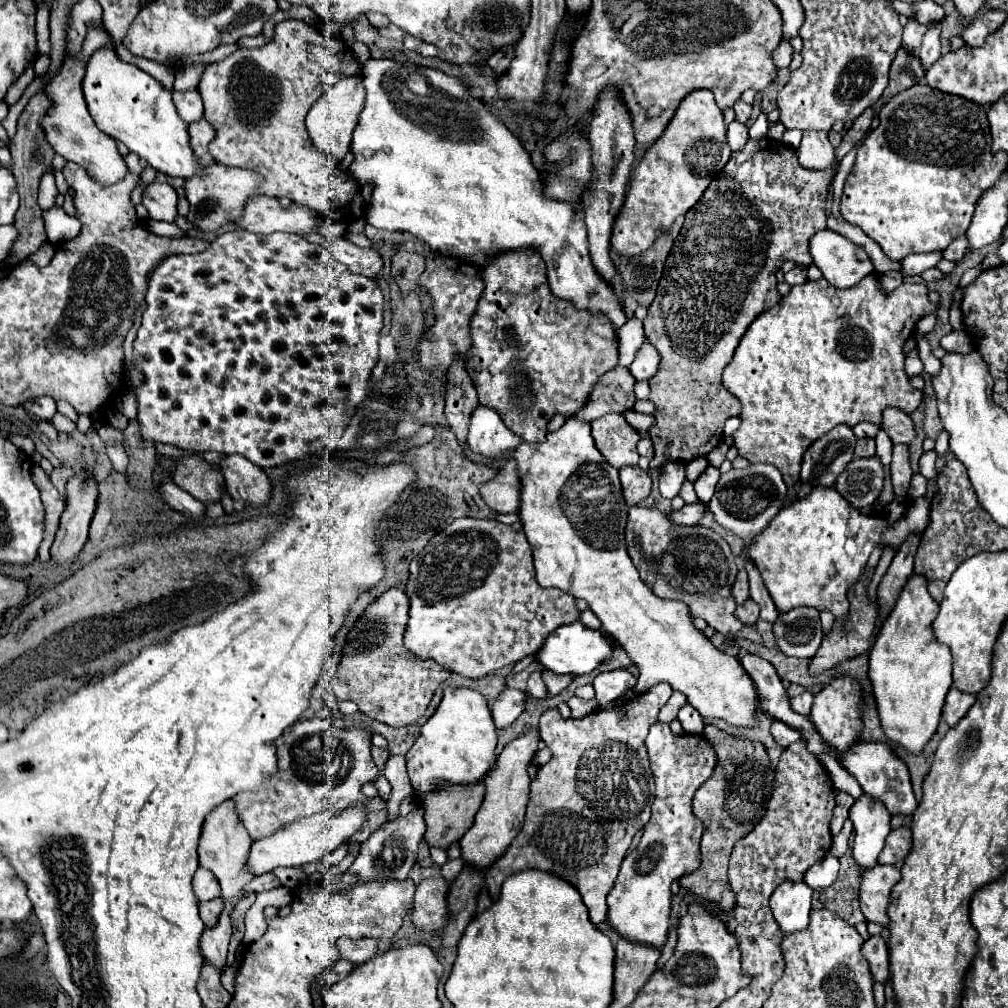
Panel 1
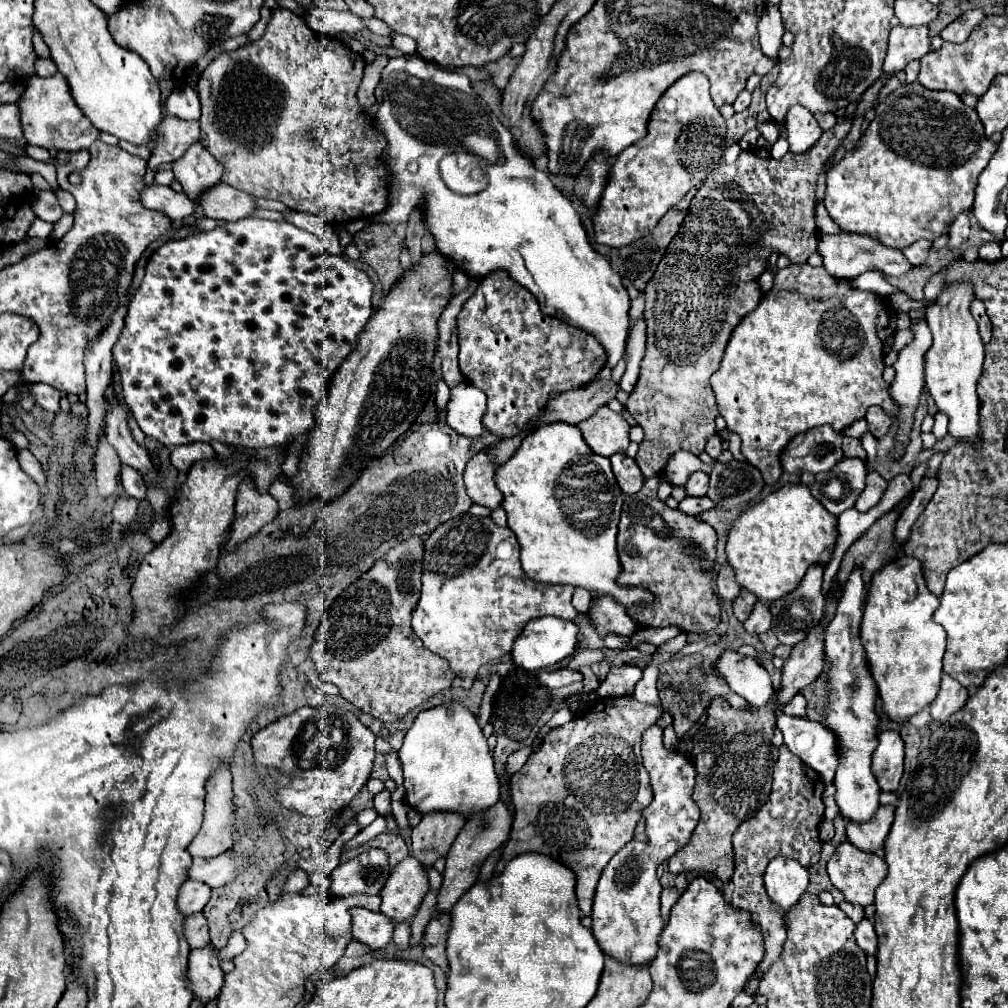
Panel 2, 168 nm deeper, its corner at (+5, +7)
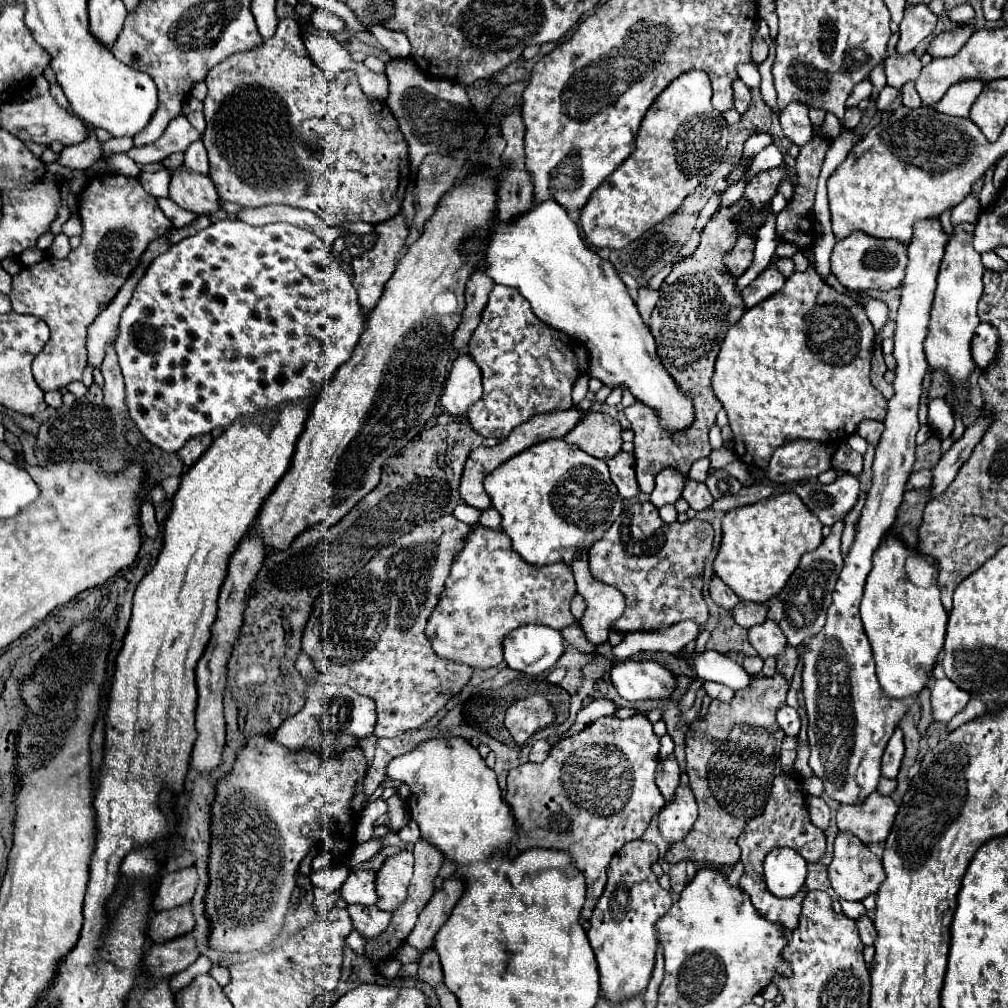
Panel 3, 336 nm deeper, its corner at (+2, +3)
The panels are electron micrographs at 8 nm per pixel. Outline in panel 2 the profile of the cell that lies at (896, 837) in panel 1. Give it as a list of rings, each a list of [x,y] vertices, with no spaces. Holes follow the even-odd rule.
[[[882,805],[876,811],[876,817],[868,821],[868,825],[846,825],[848,841],[866,853],[876,853],[884,847],[884,841],[890,833],[894,821],[894,805]]]

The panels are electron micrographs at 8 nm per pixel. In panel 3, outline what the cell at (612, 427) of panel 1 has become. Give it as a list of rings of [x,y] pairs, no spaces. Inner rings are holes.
[[[599,411],[583,415],[583,419],[563,439],[603,461],[617,455],[623,443],[619,421]]]

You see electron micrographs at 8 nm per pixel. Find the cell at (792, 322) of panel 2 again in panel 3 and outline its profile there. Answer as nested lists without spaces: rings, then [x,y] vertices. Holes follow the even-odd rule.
[[[811,267],[803,273],[793,273],[779,293],[747,309],[743,317],[727,331],[715,361],[715,373],[711,377],[711,383],[715,395],[727,411],[729,425],[735,437],[733,451],[739,461],[765,469],[773,451],[789,441],[809,439],[837,445],[849,435],[853,435],[861,421],[885,421],[887,401],[871,385],[869,379],[875,331],[861,305],[847,299],[845,295],[839,297],[841,299],[837,299],[837,293]],[[823,307],[829,311],[823,313],[825,321],[821,323],[827,325],[827,329],[807,333],[809,329],[805,325],[805,319],[809,317],[809,313],[815,313],[817,309],[821,311]]]

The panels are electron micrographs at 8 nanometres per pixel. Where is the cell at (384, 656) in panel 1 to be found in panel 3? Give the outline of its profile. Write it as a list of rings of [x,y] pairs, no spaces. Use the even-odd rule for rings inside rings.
[[[443,515],[431,523],[417,525],[411,533],[405,533],[393,545],[381,549],[335,593],[319,597],[313,605],[309,621],[303,629],[303,651],[307,651],[313,665],[323,675],[331,677],[329,681],[349,685],[357,693],[375,701],[377,737],[397,737],[399,733],[421,727],[471,679],[473,669],[469,665],[451,665],[449,661],[443,661],[433,651],[425,635],[425,625],[439,601],[451,563],[459,549],[463,549],[463,543],[471,531],[471,525],[457,521],[453,515]]]

